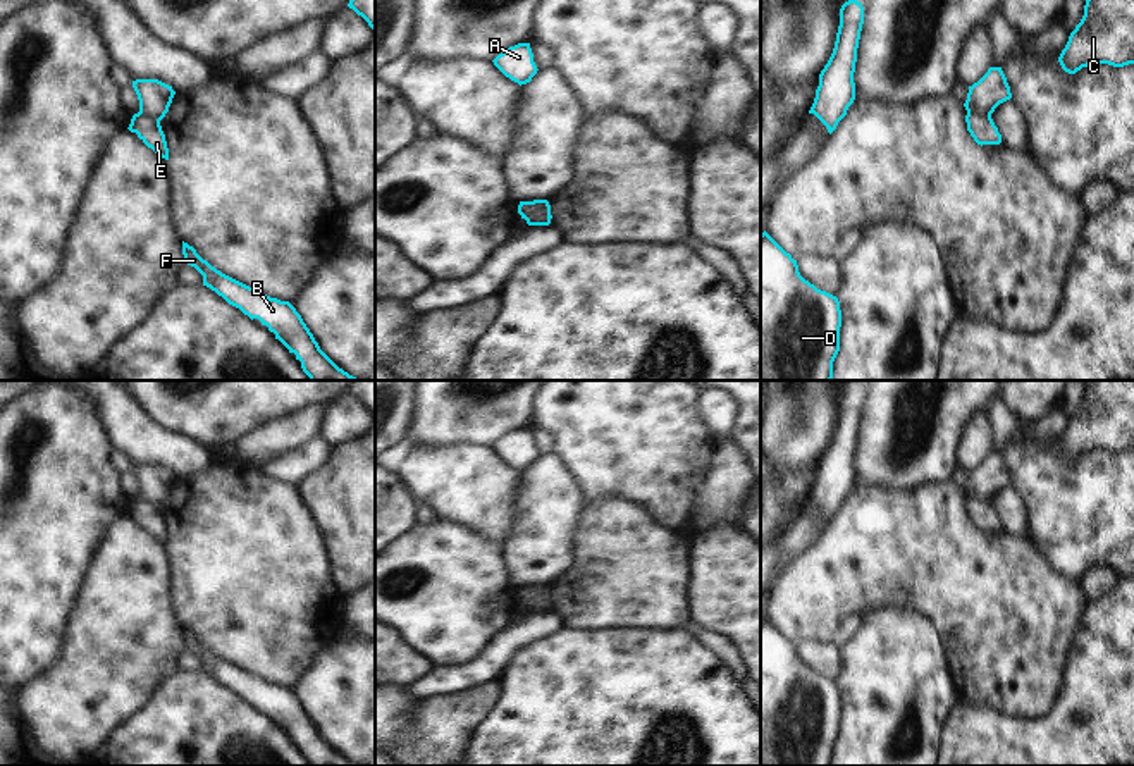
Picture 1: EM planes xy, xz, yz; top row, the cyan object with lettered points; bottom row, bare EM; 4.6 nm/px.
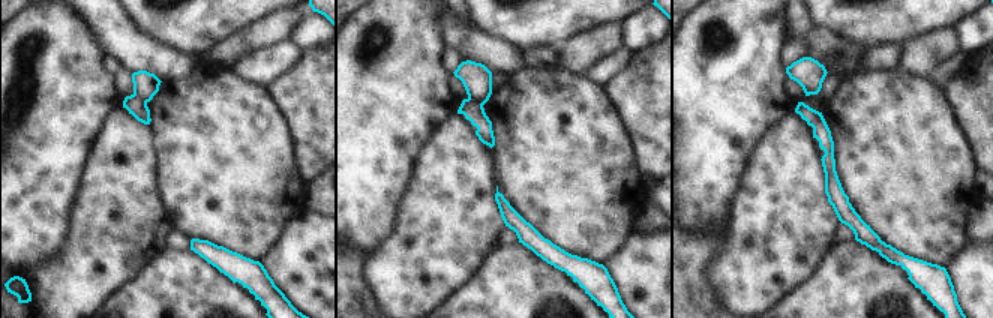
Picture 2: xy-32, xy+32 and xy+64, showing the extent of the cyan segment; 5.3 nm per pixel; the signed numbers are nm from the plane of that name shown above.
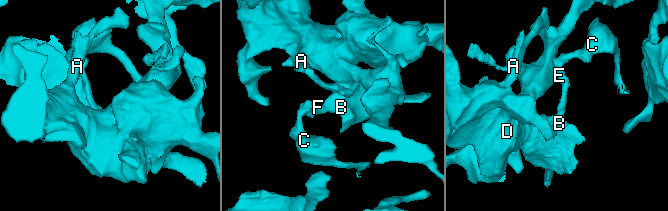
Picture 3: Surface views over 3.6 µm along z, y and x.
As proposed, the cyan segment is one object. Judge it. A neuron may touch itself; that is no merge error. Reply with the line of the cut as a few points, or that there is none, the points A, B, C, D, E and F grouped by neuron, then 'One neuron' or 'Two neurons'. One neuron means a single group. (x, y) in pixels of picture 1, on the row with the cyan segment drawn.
Split along yz (967, 111), (990, 116). Groups: A B D E F / C. Two neurons.

